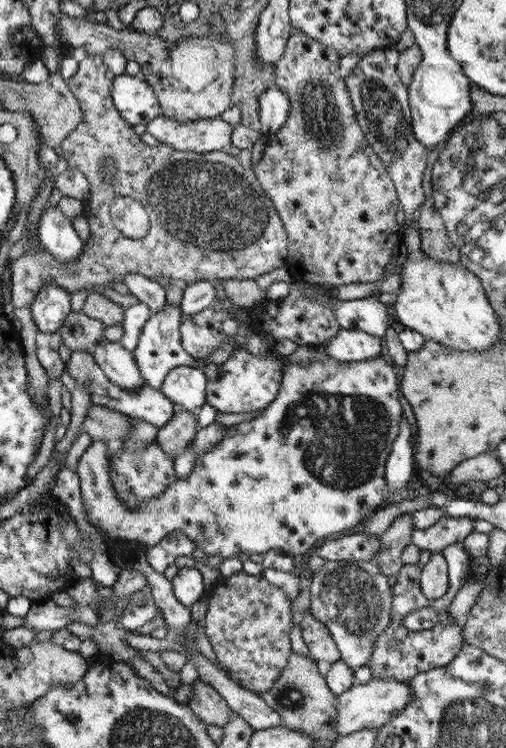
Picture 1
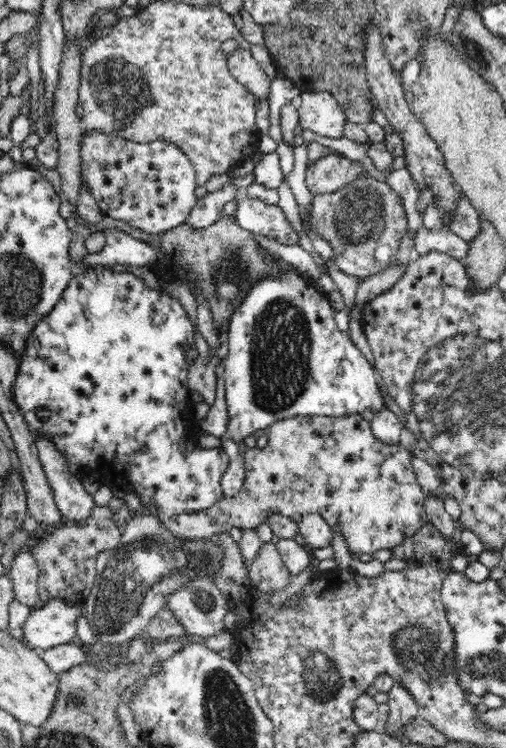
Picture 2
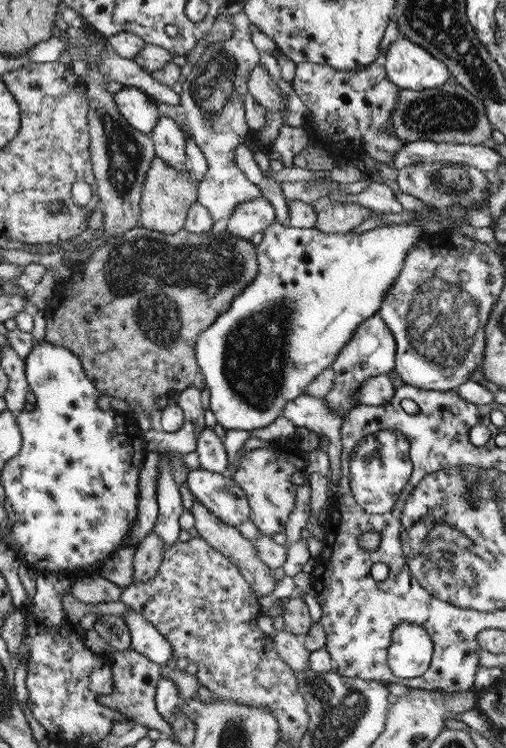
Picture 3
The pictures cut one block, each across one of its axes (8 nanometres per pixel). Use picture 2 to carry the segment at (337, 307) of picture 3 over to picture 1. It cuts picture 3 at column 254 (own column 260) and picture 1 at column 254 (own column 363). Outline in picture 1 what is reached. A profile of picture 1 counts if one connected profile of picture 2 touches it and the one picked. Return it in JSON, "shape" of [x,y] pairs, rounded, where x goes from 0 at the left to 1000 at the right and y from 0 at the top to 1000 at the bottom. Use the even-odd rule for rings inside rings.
{"shape":[[[466,467],[455,479],[431,491],[427,508],[407,515],[407,537],[431,551],[455,553],[494,553],[526,545],[549,527],[559,507],[559,484],[543,479],[540,469],[526,476],[502,476],[488,467]]]}

